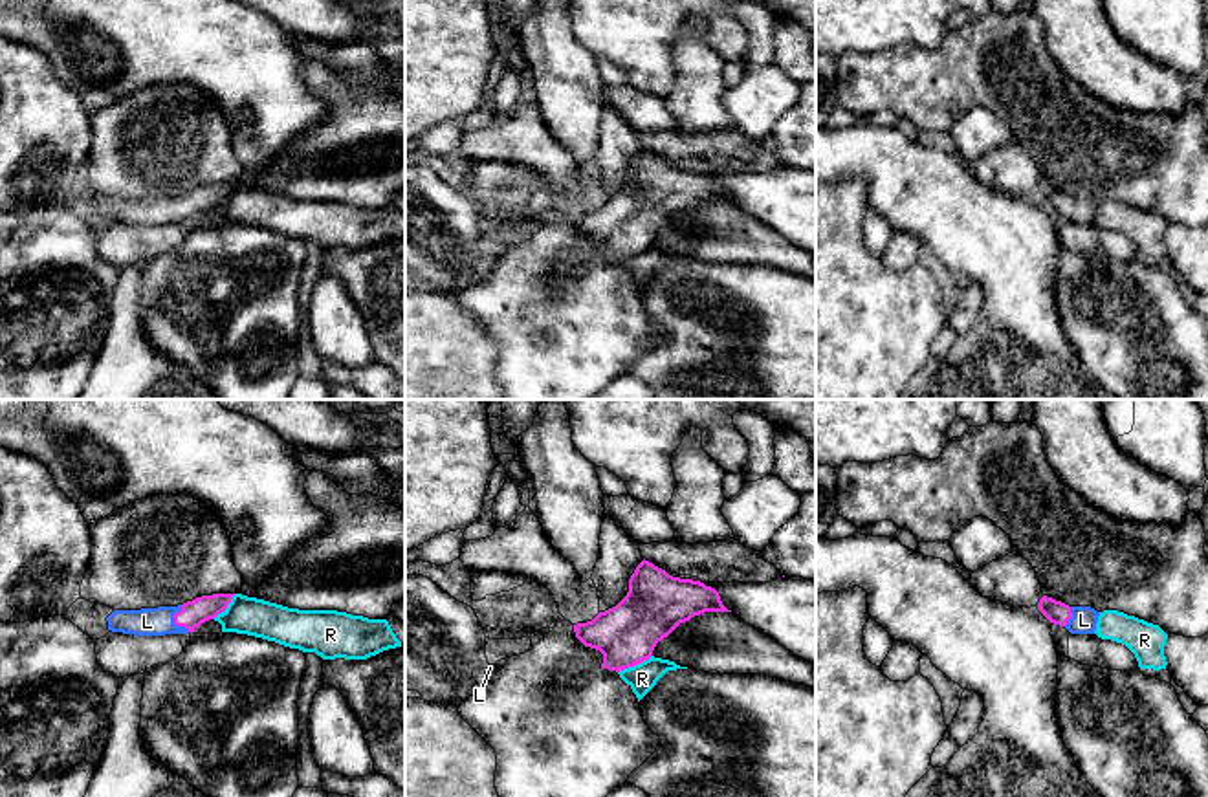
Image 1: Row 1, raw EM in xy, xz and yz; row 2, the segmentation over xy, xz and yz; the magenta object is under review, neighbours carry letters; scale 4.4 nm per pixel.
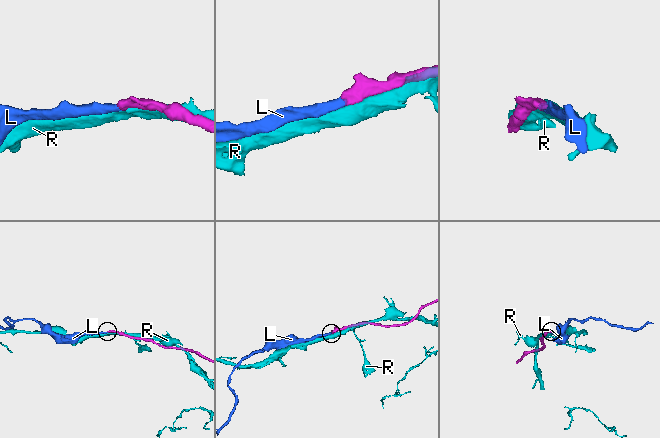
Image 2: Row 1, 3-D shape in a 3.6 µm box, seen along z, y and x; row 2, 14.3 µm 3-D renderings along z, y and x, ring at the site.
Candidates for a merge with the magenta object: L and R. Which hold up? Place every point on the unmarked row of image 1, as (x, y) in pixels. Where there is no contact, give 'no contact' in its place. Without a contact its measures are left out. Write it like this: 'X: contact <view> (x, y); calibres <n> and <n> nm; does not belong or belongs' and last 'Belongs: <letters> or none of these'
L: contact xy (175, 211); calibres 120 and 130 nm; belongs
R: contact xz (635, 253); calibres 280 and 120 nm; does not belong
Belongs: L

